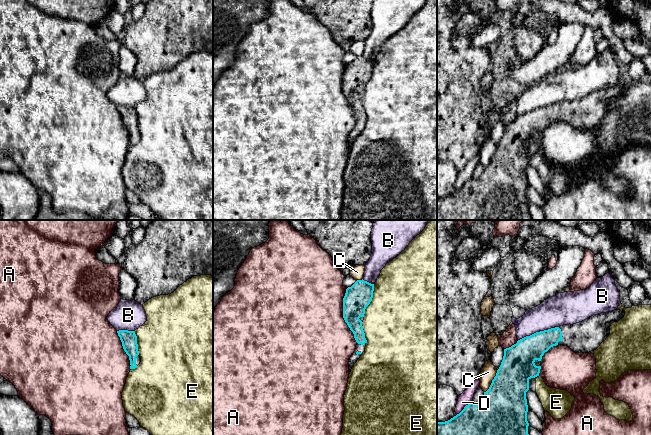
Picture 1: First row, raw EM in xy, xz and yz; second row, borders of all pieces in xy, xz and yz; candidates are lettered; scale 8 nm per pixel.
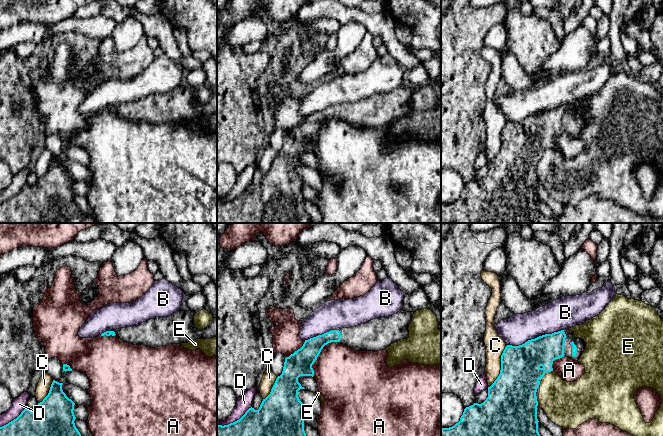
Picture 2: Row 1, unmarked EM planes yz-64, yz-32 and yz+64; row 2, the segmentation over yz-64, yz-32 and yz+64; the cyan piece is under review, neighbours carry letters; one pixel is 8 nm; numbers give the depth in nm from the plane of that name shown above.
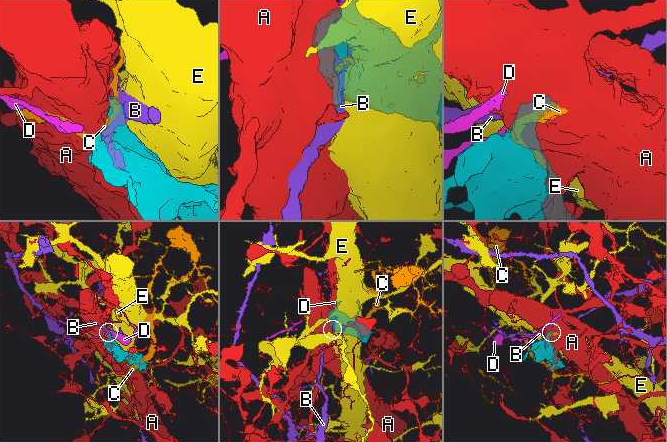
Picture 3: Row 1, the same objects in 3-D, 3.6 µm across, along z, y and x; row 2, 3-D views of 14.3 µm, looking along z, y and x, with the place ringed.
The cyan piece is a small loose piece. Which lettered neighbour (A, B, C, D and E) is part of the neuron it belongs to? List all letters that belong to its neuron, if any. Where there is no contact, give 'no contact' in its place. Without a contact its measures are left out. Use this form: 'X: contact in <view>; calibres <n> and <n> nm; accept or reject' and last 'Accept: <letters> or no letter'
A: contact in xz; calibres 200 and 500 nm; reject
B: contact in yz; calibres 240 and 240 nm; reject
C: contact in yz; calibres 380 and 120 nm; reject
D: contact in yz; calibres 480 and 100 nm; reject
E: contact in xz; calibres 200 and 500 nm; reject
Accept: no letter

